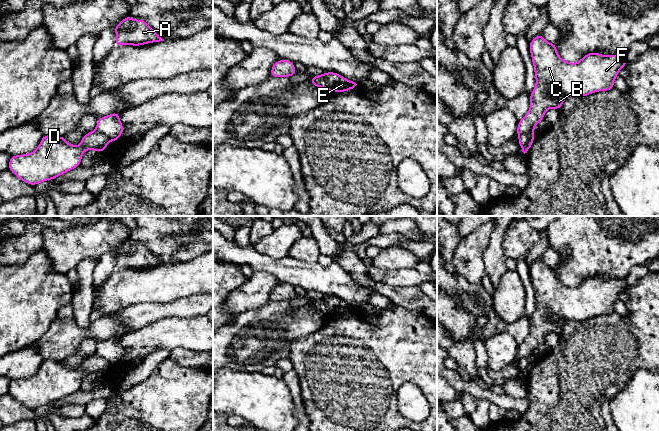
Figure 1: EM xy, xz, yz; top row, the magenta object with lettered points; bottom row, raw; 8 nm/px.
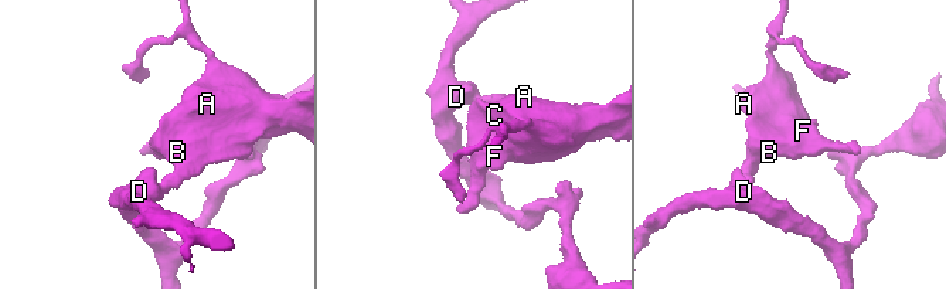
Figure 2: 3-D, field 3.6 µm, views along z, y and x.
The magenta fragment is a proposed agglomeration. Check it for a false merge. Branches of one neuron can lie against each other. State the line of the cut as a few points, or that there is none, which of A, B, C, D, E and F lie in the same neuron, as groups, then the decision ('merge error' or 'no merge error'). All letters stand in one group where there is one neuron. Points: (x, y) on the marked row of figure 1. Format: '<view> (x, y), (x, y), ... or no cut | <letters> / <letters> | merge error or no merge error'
xz (322, 75), (326, 88) | A B C E F / D | merge error

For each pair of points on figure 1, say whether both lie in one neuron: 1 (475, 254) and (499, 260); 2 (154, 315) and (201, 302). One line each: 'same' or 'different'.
1: different
2: same

